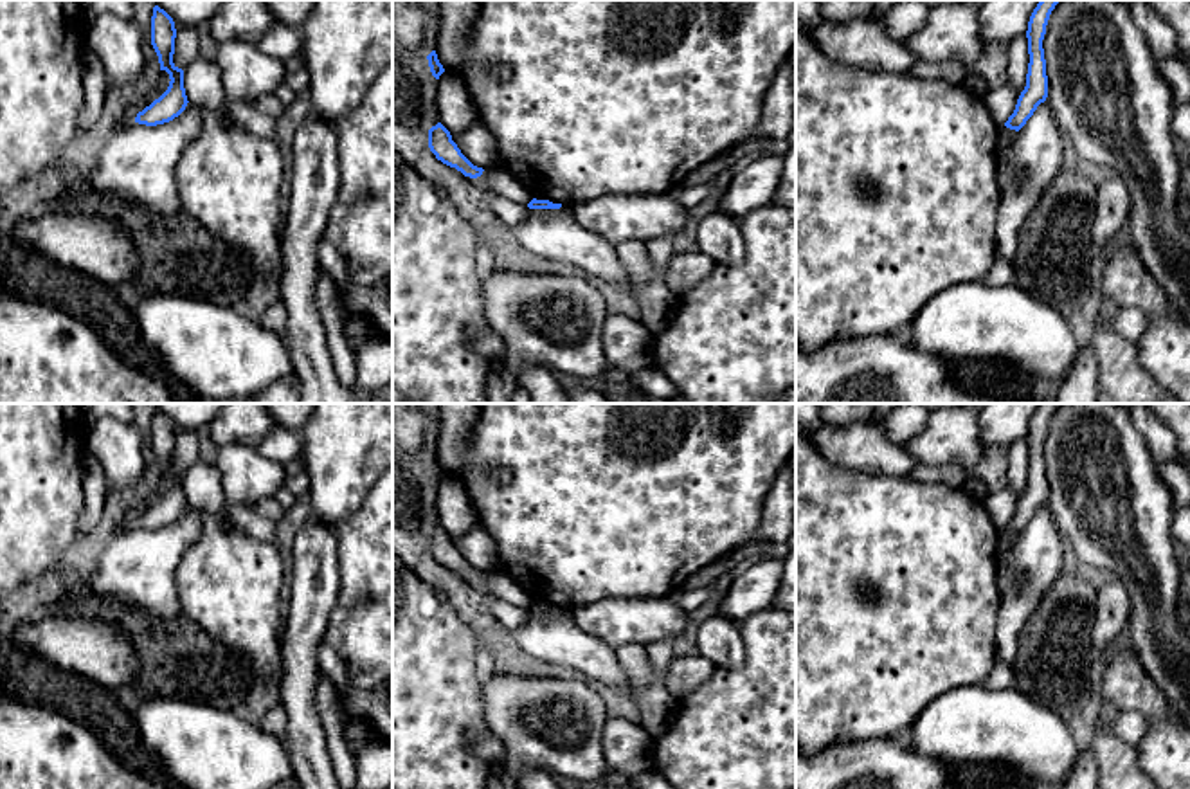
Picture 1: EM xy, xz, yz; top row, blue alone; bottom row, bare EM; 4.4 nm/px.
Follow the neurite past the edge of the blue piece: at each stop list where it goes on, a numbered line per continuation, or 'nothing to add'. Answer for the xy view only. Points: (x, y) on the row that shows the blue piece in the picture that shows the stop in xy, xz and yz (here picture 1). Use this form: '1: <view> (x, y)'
nothing to add

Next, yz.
nothing to add

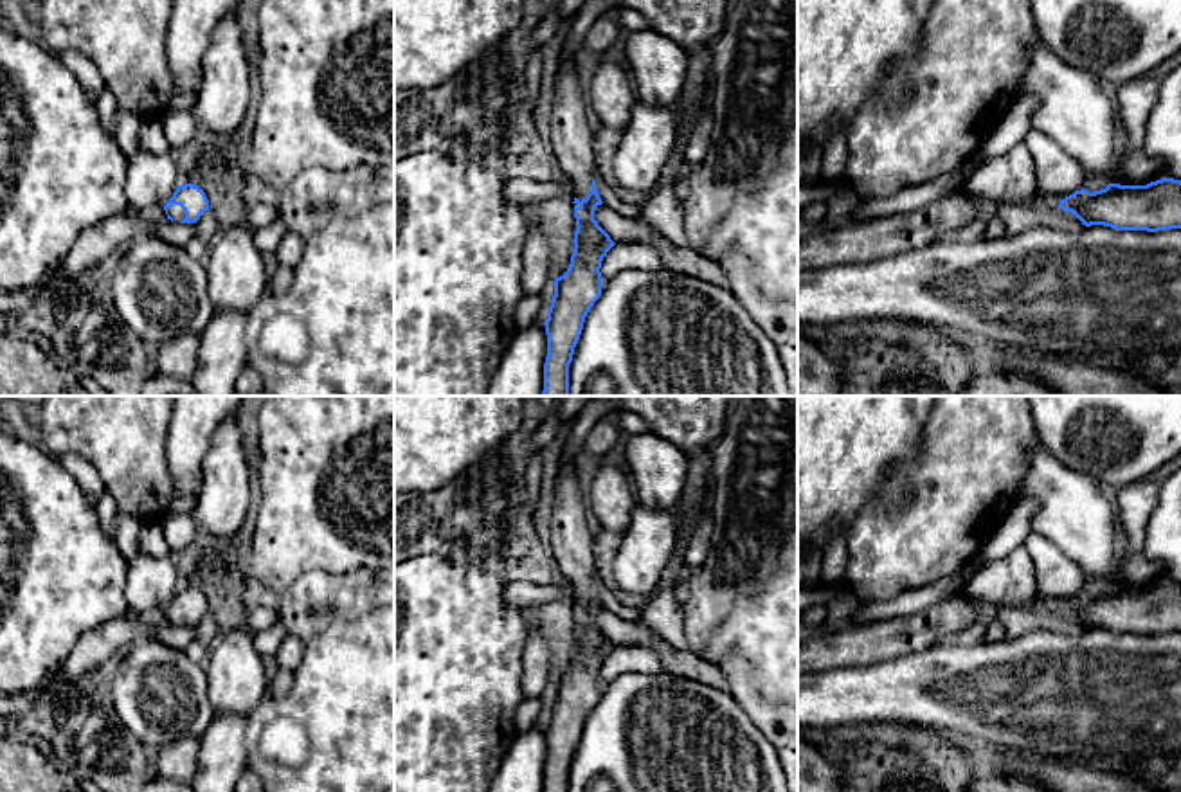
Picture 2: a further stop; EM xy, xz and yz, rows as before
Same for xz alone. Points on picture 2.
1: xz (571, 121)

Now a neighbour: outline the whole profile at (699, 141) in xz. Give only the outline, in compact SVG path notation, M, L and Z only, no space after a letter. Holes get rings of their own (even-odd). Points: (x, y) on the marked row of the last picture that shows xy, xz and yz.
M702 112L697 115L691 133L688 137L688 144L682 151L682 166L699 166L711 146L711 135L713 135L713 115L711 112Z

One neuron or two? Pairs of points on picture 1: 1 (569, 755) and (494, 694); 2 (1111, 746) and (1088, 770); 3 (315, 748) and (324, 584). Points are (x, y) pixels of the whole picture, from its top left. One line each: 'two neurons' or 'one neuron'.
1: one neuron
2: two neurons
3: one neuron

